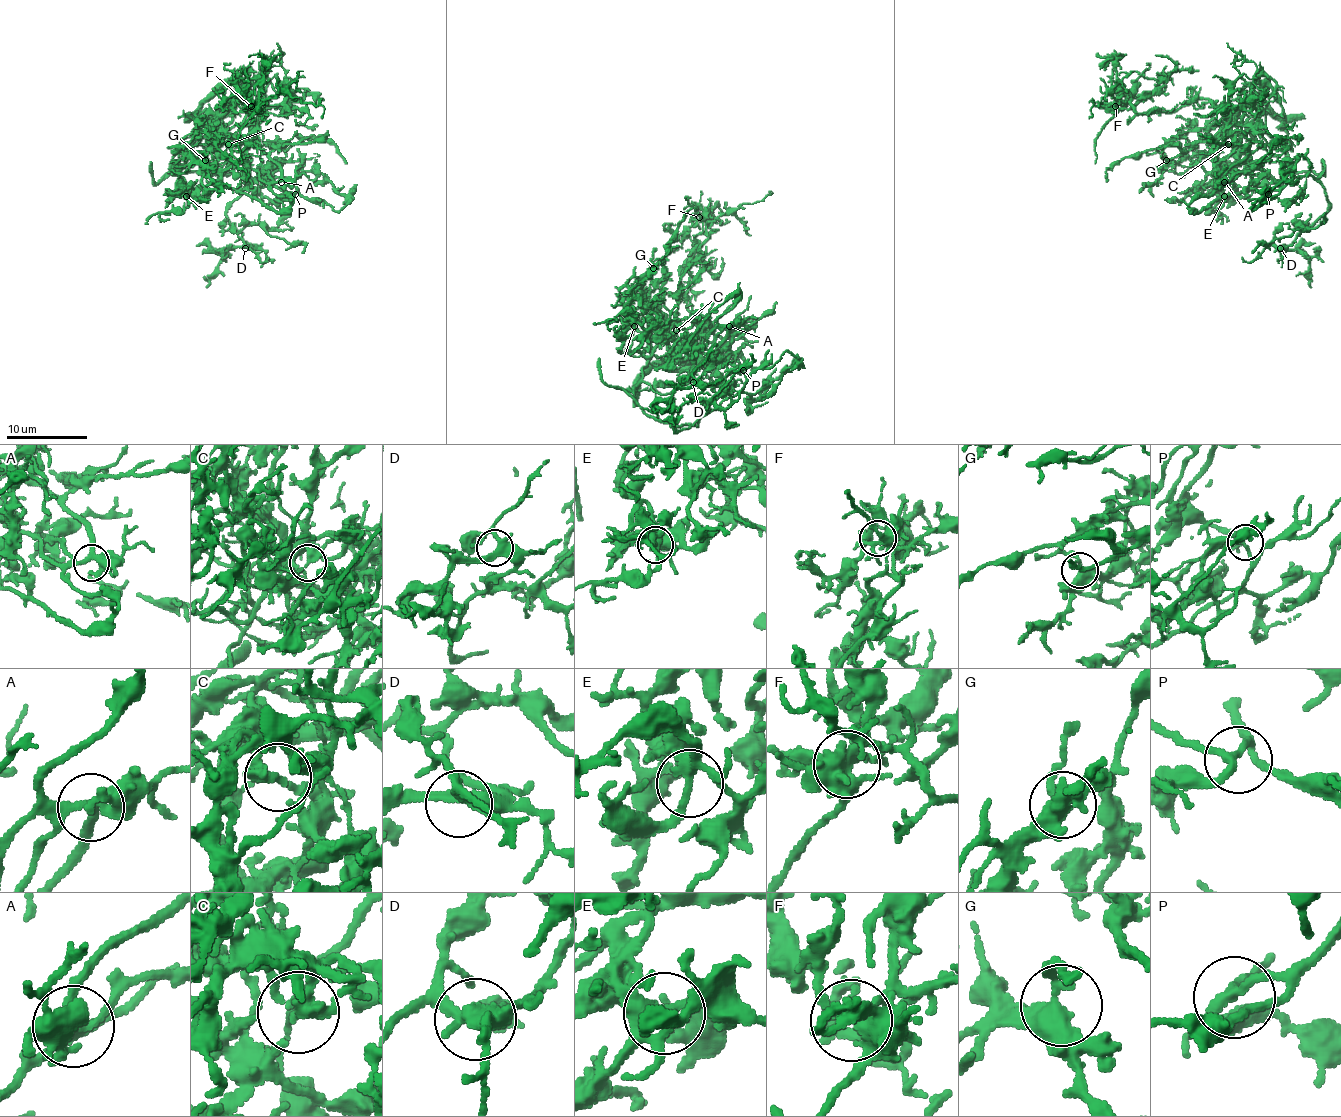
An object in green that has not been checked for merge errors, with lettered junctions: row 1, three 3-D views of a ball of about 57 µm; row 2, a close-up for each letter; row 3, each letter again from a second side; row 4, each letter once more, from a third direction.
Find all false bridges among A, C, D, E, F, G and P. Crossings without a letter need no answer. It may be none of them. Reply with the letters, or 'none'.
C

